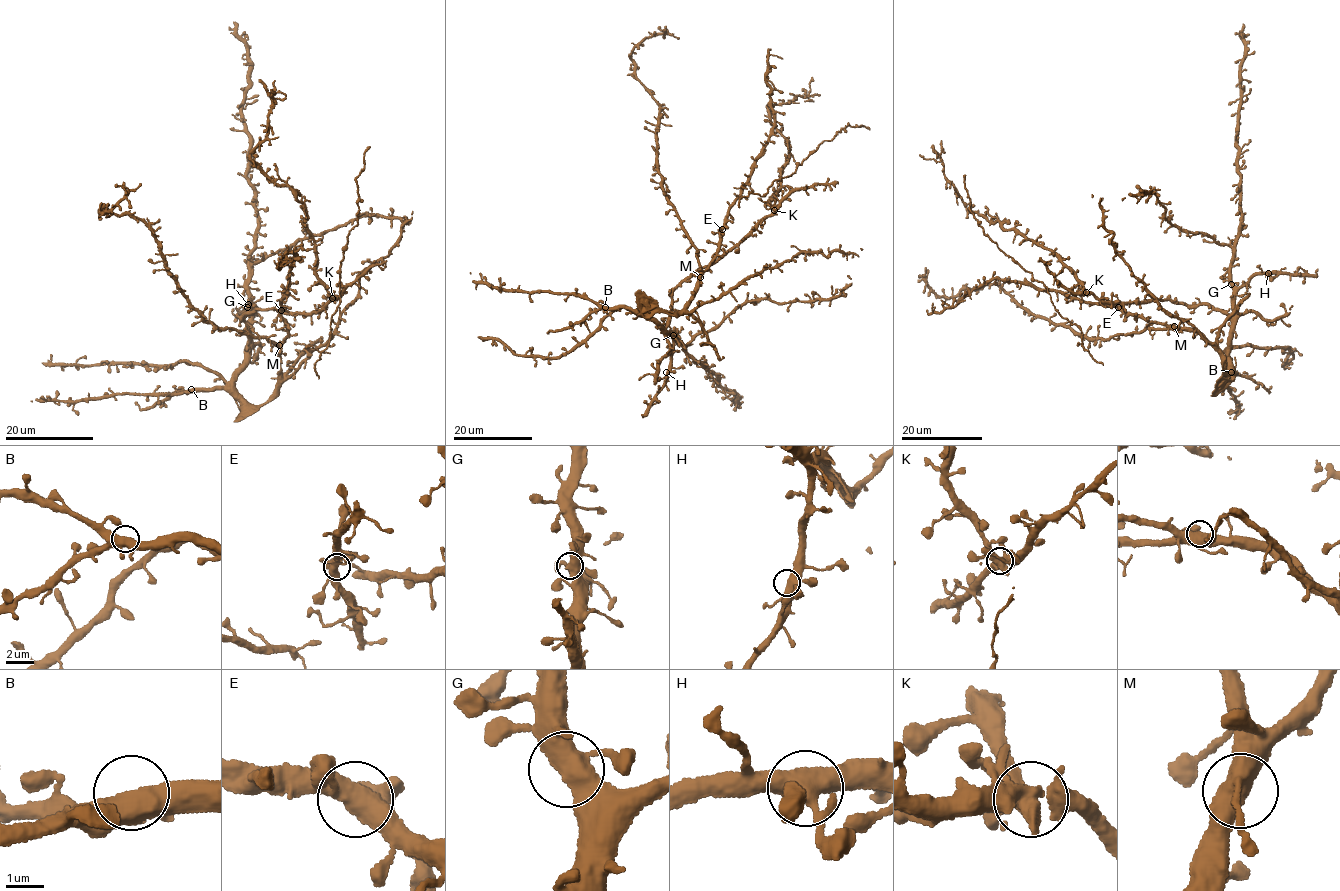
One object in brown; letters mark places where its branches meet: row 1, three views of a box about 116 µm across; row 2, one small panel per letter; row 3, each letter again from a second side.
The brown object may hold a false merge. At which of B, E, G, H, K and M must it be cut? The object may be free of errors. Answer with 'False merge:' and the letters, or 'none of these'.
False merge: K

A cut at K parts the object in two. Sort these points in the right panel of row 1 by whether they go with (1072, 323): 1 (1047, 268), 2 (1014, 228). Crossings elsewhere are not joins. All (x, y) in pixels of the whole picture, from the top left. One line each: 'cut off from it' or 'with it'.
1: with it
2: cut off from it

